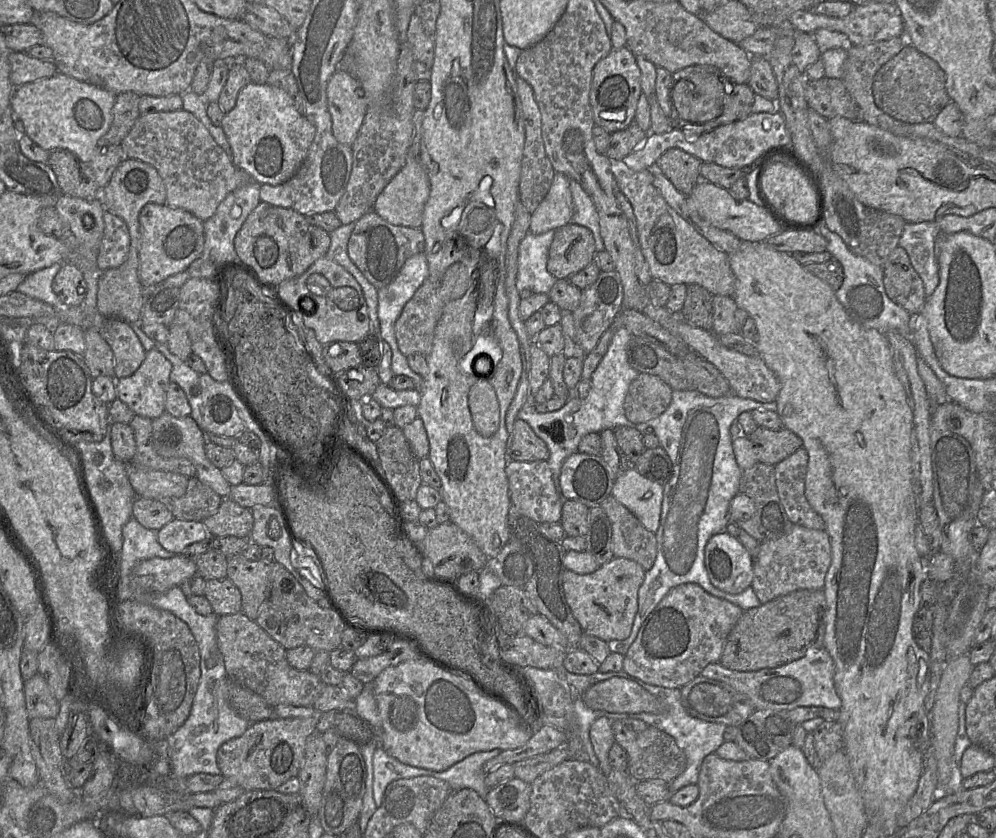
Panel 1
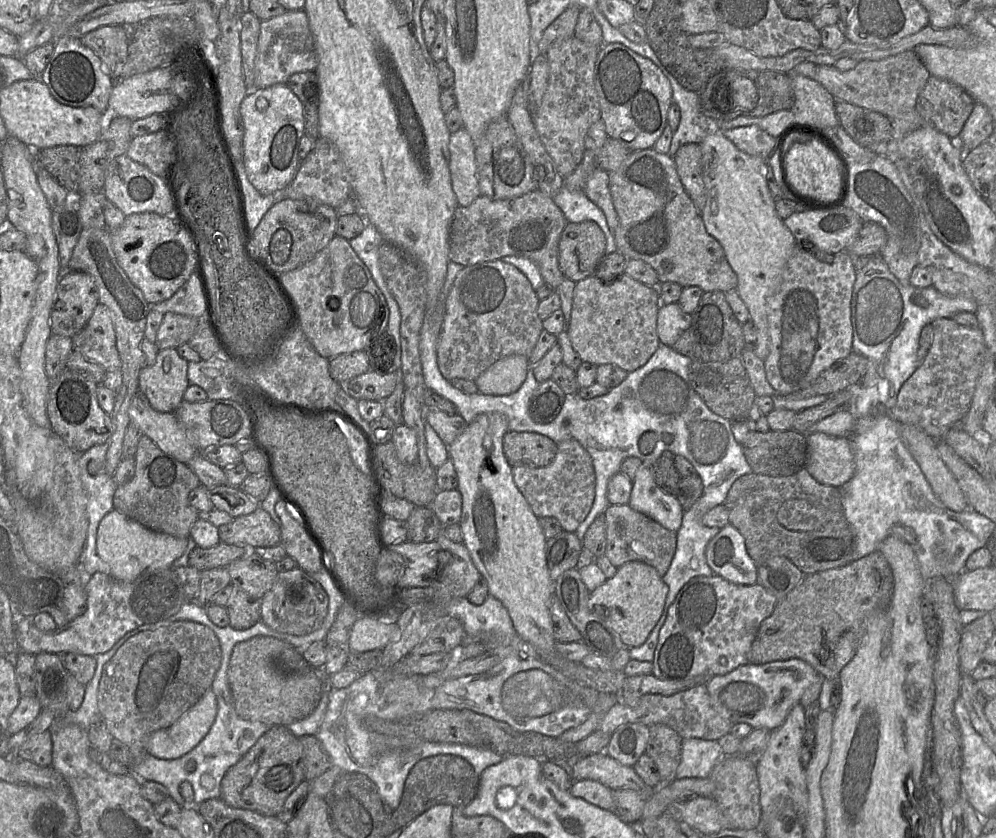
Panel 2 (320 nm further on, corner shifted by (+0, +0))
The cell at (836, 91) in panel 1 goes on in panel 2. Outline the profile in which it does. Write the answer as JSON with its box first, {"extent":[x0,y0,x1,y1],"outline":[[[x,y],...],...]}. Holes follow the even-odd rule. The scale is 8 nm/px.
{"extent":[835,101,892,147],"outline":[[[836,101],[835,111],[843,129],[863,147],[892,139],[891,120],[879,112],[844,101]]]}

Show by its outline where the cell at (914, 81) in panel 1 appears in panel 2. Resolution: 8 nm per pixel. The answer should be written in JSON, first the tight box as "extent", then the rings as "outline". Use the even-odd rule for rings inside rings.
{"extent":[915,75,974,141],"outline":[[[931,75],[919,93],[915,110],[928,124],[958,141],[974,104],[974,99],[965,89]]]}

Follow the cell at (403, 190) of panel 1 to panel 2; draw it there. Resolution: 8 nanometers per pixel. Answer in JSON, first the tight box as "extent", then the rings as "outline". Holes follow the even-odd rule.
{"extent":[449,129,481,207],"outline":[[[465,129],[451,134],[449,170],[452,189],[461,207],[469,206],[481,195],[477,178],[475,149],[475,142]]]}

